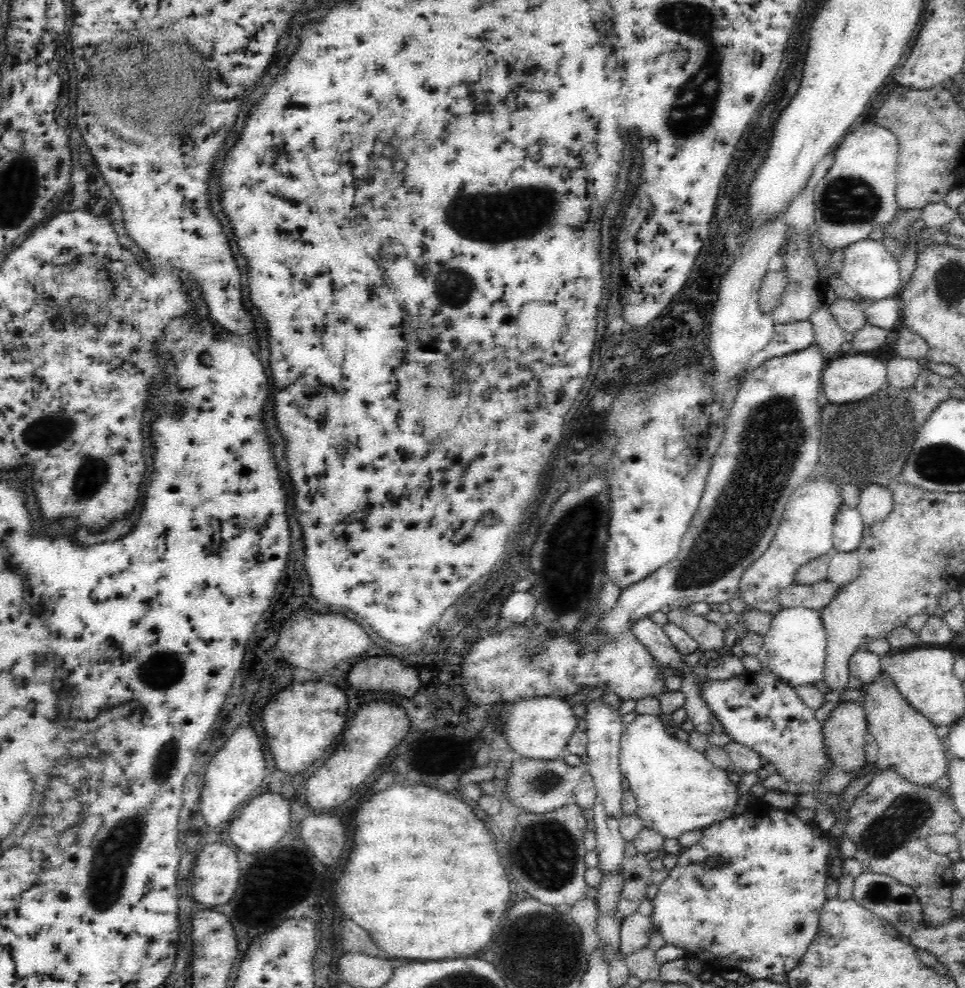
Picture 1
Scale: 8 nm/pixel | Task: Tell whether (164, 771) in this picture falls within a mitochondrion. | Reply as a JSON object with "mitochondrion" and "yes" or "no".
{"mitochondrion":"yes"}

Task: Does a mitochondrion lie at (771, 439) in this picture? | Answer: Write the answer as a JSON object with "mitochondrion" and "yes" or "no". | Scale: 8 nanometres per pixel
{"mitochondrion":"yes"}

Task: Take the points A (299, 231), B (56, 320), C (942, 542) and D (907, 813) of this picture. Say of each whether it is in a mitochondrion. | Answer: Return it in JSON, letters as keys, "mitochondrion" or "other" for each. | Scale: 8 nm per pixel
{"A":"other","B":"other","C":"other","D":"mitochondrion"}

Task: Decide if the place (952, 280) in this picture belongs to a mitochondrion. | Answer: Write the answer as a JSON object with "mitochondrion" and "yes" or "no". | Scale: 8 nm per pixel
{"mitochondrion":"yes"}

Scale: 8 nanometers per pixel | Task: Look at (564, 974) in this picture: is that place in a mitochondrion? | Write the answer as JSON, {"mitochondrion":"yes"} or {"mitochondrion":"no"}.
{"mitochondrion":"yes"}

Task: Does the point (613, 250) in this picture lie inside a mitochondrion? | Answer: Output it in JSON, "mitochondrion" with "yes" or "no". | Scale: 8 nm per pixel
{"mitochondrion":"no"}

